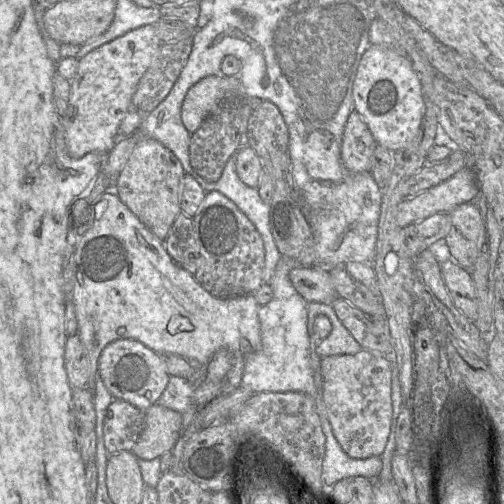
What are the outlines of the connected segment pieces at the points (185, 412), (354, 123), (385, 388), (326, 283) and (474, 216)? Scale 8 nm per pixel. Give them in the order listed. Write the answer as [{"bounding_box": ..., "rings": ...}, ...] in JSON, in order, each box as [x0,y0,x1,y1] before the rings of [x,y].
[{"bounding_box":[157,376,198,432],"rings":[[[170,376],[167,387],[157,404],[174,410],[182,416],[182,432],[189,427],[198,408],[193,402],[195,385],[187,379]]]},{"bounding_box":[341,110,377,173],"rings":[[[353,110],[347,119],[341,143],[341,162],[349,173],[370,171],[377,143],[360,114]]]},{"bounding_box":[321,349,392,458],"rings":[[[362,349],[354,355],[321,358],[322,401],[333,434],[351,458],[381,456],[390,433],[392,417],[391,364],[381,355]]]},{"bounding_box":[289,267,337,304],"rings":[[[296,267],[289,273],[296,291],[308,302],[332,304],[337,297],[329,272],[319,267]]]},{"bounding_box":[445,202,485,269],"rings":[[[468,202],[450,212],[451,228],[445,237],[451,258],[472,269],[485,243],[484,219],[478,205]]]}]

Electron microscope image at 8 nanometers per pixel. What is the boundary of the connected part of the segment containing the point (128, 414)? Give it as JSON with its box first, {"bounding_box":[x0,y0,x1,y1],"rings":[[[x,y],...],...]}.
{"bounding_box":[103,399,145,456],"rings":[[[119,399],[109,405],[103,426],[109,456],[132,450],[144,428],[145,412]]]}

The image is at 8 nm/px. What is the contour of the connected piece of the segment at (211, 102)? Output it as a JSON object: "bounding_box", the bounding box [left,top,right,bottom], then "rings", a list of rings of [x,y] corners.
{"bounding_box":[181,74,227,134],"rings":[[[221,74],[205,77],[188,90],[182,104],[181,119],[190,134],[220,105],[227,92],[226,77]]]}

